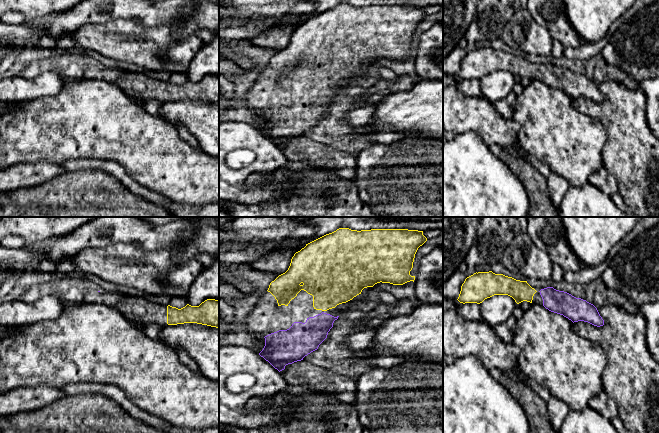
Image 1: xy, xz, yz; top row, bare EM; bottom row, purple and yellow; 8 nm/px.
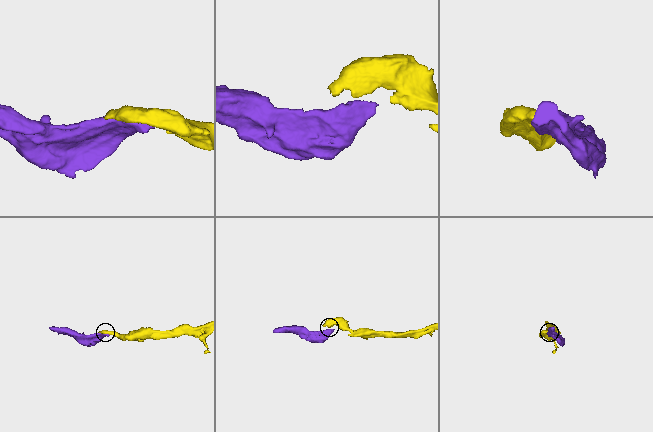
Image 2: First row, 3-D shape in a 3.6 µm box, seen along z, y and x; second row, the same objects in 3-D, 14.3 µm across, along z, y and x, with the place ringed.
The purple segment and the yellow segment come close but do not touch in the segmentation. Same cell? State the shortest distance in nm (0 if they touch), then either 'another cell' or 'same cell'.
20 nm | same cell

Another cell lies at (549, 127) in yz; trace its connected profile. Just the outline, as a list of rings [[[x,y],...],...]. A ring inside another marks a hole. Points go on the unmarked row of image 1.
[[[532,80],[516,98],[516,110],[512,119],[517,123],[517,144],[528,155],[533,155],[546,163],[552,173],[563,177],[570,186],[581,187],[590,176],[603,167],[602,149],[607,140],[603,125],[594,118],[573,107],[573,98],[563,91],[546,85],[543,81]]]

